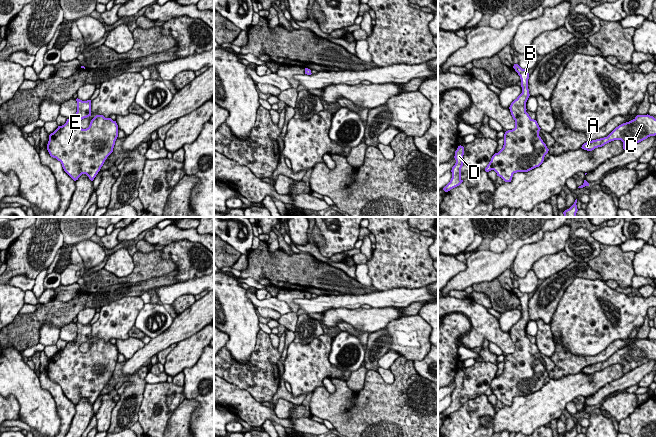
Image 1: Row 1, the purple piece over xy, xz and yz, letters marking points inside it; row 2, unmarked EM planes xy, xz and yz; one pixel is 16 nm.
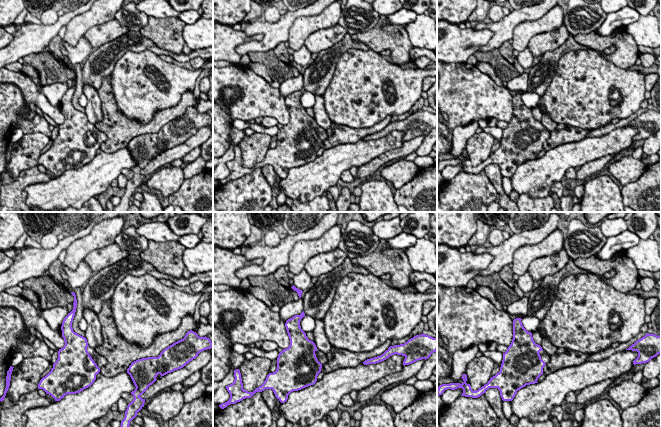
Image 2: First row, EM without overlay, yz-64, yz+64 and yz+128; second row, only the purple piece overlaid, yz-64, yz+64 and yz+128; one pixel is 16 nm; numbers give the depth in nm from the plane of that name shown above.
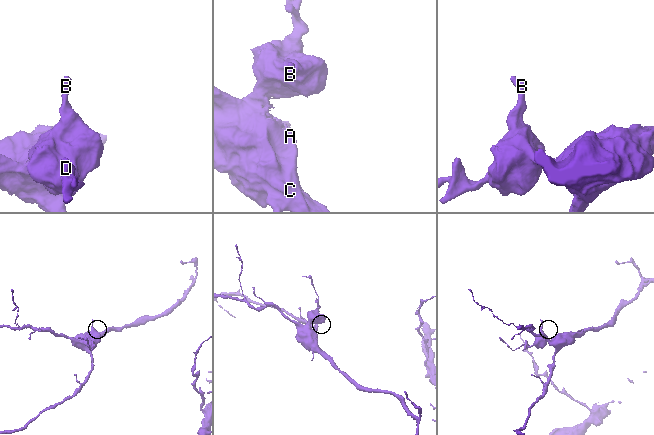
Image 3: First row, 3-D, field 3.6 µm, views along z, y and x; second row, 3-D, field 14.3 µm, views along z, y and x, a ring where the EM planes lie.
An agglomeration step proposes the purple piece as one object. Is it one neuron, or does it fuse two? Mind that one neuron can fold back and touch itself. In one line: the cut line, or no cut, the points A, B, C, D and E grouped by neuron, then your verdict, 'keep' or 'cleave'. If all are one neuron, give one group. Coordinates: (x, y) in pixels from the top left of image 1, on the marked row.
cut none; groups A B C D E; keep

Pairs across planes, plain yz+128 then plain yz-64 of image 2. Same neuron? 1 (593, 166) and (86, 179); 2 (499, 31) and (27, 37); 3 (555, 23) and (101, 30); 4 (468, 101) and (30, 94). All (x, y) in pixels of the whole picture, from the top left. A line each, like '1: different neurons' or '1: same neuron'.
1: different neurons
2: same neuron
3: different neurons
4: same neuron

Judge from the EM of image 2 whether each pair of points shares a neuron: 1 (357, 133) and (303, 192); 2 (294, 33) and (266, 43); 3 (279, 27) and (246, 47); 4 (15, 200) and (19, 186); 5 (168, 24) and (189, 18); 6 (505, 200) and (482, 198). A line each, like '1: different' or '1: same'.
1: different
2: different
3: same
4: same
5: different
6: different

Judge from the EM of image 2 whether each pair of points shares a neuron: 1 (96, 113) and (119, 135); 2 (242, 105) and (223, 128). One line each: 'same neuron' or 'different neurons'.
1: different neurons
2: different neurons

